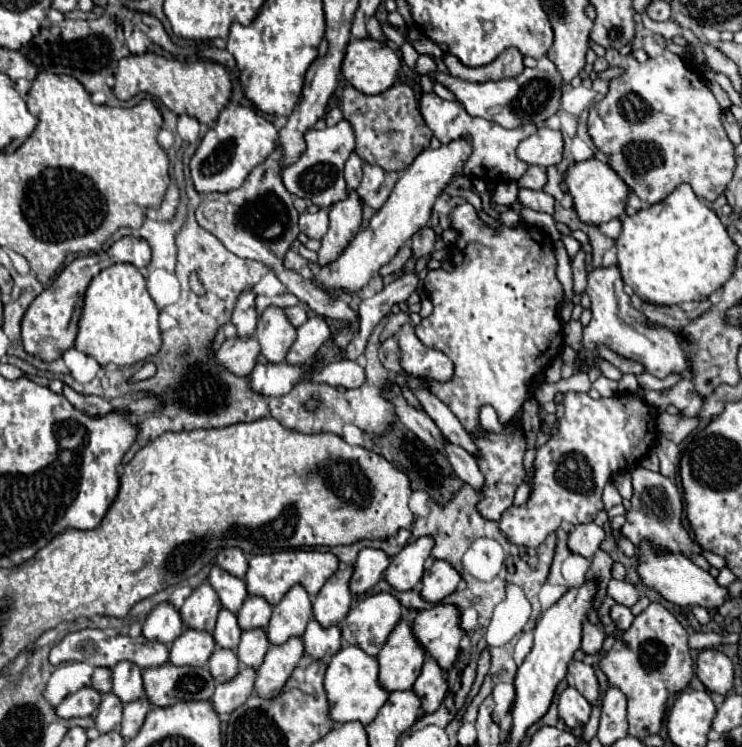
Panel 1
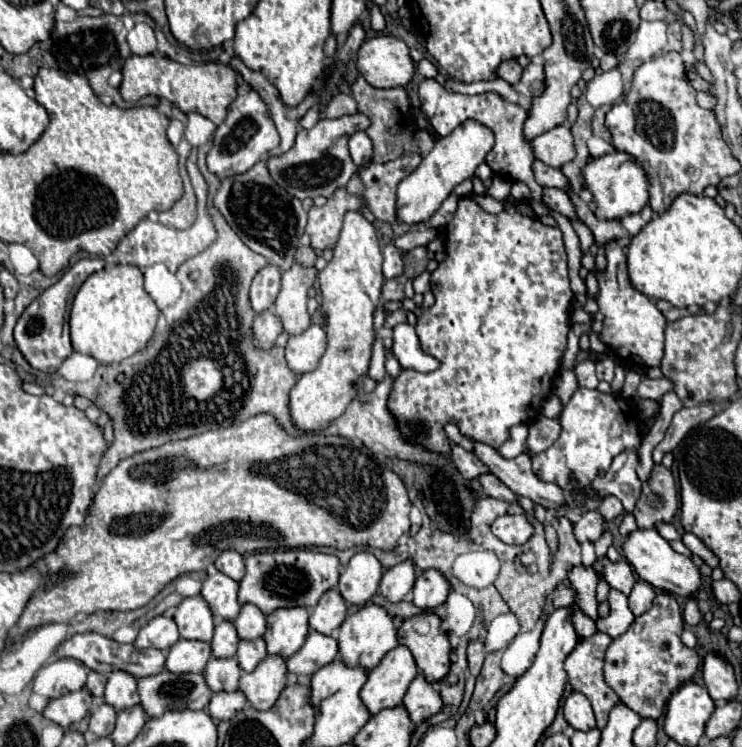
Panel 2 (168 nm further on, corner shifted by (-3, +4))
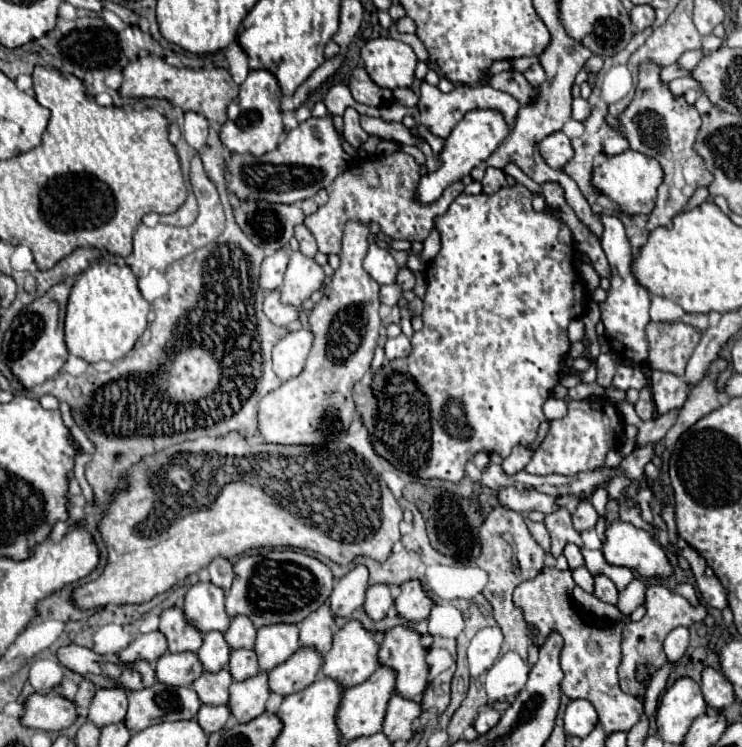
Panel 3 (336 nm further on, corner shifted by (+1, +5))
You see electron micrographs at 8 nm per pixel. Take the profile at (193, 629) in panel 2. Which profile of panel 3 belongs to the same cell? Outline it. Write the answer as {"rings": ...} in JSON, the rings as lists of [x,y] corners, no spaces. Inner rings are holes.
{"rings":[[[170,607],[162,611],[160,615],[160,631],[168,639],[168,651],[170,653],[182,653],[182,651],[198,651],[202,645],[202,633],[188,625],[188,621],[182,615],[182,609]]]}

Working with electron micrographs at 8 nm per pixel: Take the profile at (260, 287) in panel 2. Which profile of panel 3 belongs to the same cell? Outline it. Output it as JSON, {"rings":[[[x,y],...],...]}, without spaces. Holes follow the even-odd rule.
{"rings":[[[286,247],[278,249],[274,255],[264,259],[262,269],[260,269],[260,287],[262,287],[262,291],[272,291],[272,289],[278,289],[282,285],[286,265],[288,265]]]}

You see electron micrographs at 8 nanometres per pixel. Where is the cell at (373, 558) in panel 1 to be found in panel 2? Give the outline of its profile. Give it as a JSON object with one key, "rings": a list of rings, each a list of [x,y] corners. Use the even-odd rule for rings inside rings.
{"rings":[[[358,552],[350,558],[348,566],[342,568],[338,590],[346,602],[362,606],[378,592],[382,572],[384,568],[374,554]]]}

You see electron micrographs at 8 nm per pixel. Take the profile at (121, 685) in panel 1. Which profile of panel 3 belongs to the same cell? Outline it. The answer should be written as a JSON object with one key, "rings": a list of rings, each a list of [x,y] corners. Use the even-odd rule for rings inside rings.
{"rings":[[[98,689],[88,709],[88,721],[100,729],[110,723],[120,723],[126,717],[126,707],[124,689]]]}

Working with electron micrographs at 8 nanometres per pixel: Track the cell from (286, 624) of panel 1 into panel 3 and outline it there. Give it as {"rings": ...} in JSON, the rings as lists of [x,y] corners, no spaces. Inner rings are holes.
{"rings":[[[270,625],[258,629],[254,653],[258,655],[260,671],[270,671],[290,659],[300,649],[296,625]]]}

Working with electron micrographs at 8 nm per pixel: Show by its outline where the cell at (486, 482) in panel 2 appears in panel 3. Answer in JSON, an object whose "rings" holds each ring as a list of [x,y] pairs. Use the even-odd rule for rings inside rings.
{"rings":[[[516,487],[500,489],[498,499],[504,507],[518,511],[518,513],[530,513],[530,511],[540,511],[544,515],[550,515],[558,511],[560,507],[554,503],[552,495],[544,495],[538,491],[518,491]]]}

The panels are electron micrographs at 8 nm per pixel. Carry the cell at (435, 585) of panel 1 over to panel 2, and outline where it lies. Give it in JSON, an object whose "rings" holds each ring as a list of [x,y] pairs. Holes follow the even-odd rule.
{"rings":[[[430,568],[416,578],[412,592],[412,602],[422,610],[430,610],[446,602],[446,596],[450,594],[450,582],[446,576],[442,576],[442,572]]]}

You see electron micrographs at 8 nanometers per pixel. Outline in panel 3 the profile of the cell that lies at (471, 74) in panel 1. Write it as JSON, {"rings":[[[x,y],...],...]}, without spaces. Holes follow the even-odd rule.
{"rings":[[[502,71],[498,75],[492,75],[490,77],[490,85],[498,91],[504,91],[504,93],[510,93],[514,99],[518,99],[518,103],[524,107],[524,105],[530,105],[530,101],[534,99],[536,95],[536,87],[530,85],[526,81],[526,77],[518,71]]]}

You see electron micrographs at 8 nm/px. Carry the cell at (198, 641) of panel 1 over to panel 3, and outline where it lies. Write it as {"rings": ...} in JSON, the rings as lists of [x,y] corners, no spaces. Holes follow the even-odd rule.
{"rings":[[[166,653],[154,665],[160,683],[170,687],[188,687],[202,675],[202,663],[196,653]]]}

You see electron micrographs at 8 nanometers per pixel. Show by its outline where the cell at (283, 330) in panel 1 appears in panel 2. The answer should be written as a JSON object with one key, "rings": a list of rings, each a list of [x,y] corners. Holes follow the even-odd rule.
{"rings":[[[292,264],[292,268],[282,274],[282,288],[276,296],[272,312],[282,322],[284,332],[290,336],[302,334],[310,326],[310,316],[306,312],[306,292],[312,288],[316,274],[316,268],[304,268],[300,264]]]}

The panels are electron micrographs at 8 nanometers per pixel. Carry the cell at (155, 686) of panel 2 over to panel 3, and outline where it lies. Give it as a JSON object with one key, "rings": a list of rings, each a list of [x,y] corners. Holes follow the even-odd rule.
{"rings":[[[154,683],[148,689],[128,693],[126,727],[130,731],[142,731],[162,721],[194,719],[200,709],[200,699],[190,687],[168,687]]]}

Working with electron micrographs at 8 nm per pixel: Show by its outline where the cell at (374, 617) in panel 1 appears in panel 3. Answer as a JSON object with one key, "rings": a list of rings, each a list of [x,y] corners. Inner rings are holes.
{"rings":[[[348,621],[340,631],[336,631],[332,649],[324,655],[322,673],[324,677],[330,677],[340,683],[342,689],[350,689],[354,685],[364,683],[378,667],[378,643],[374,643],[372,633],[368,633],[358,621]]]}

